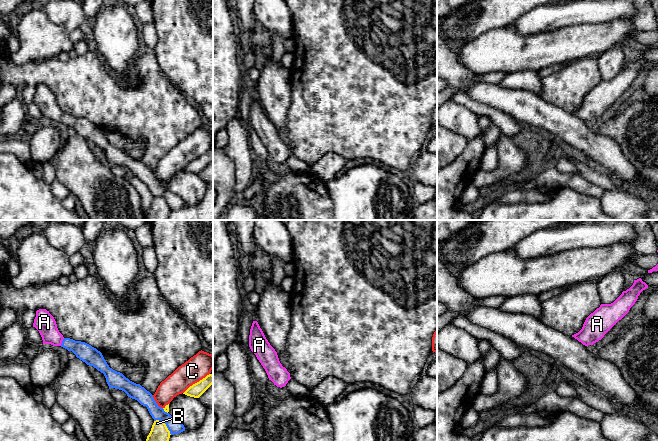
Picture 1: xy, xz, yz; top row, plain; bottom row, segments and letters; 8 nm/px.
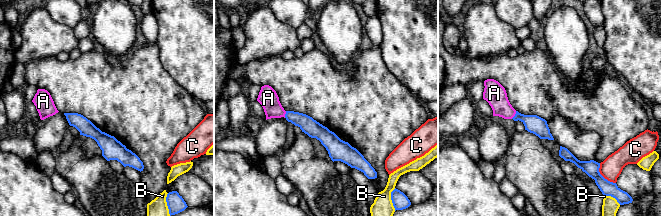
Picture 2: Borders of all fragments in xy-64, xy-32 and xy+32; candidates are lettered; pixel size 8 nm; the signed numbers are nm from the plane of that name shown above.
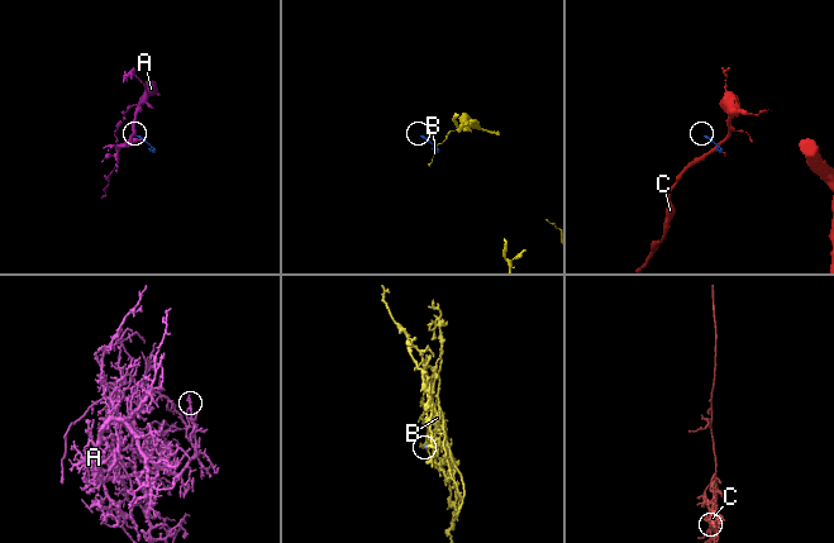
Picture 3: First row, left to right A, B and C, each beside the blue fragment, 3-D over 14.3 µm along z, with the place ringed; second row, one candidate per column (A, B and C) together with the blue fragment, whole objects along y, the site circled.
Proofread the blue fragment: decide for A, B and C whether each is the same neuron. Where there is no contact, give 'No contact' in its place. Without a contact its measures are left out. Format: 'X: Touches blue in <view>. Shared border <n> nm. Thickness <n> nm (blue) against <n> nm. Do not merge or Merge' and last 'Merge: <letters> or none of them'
A: Touches blue in xy. Shared border 70 nm. Thickness 140 nm (blue) against 170 nm. Merge
B: Touches blue in xy. Shared border 180 nm. Thickness 110 nm (blue) against 140 nm. Do not merge
C: Touches blue in xy. Shared border 140 nm. Thickness 130 nm (blue) against 180 nm. Do not merge
Merge: A

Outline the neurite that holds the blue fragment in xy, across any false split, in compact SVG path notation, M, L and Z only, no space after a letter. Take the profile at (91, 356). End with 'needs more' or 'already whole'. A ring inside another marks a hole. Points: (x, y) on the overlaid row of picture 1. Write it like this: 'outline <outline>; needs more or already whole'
outline M46 309L37 310L33 327L39 331L43 345L61 346L68 351L72 351L77 358L104 374L109 389L115 388L122 390L128 397L146 406L154 421L163 421L171 435L185 431L184 425L177 418L171 416L163 408L158 406L149 391L140 384L130 381L122 373L110 368L100 351L85 342L64 338L59 332L56 321L49 311Z; needs more

